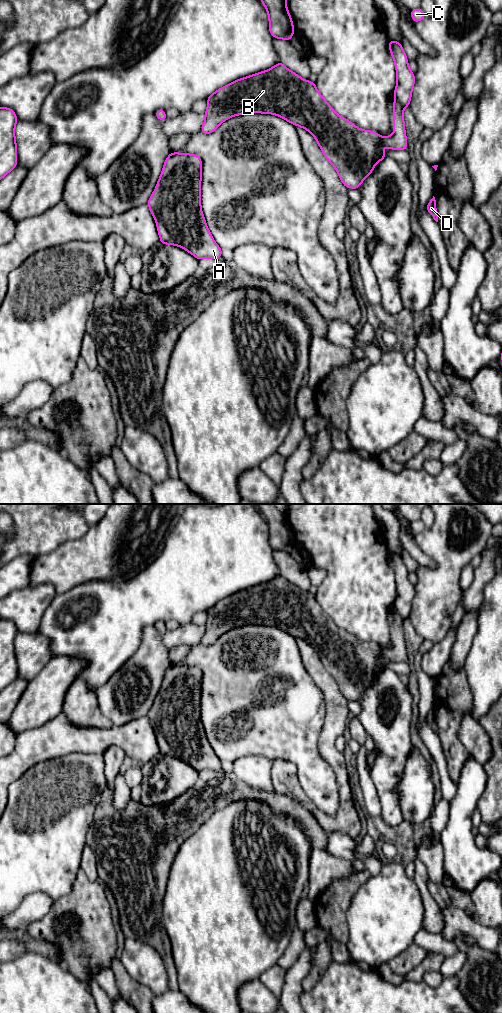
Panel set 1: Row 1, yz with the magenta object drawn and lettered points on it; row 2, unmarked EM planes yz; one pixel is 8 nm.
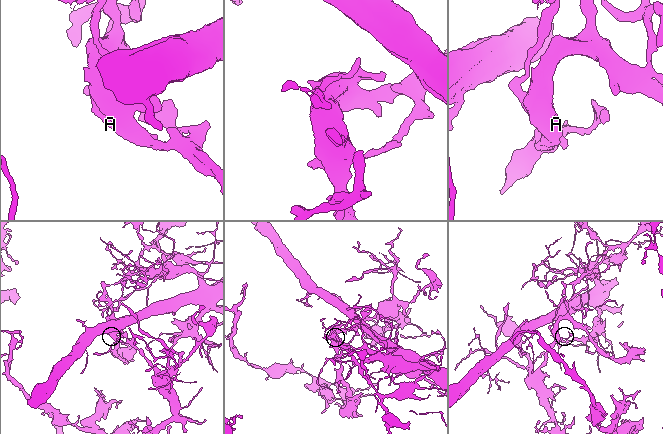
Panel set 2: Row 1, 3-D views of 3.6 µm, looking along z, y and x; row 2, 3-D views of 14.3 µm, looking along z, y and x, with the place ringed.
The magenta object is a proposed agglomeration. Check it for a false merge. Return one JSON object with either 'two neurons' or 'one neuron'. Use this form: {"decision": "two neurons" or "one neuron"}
{"decision": "two neurons"}

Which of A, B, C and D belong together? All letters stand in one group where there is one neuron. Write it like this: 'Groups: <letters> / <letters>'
Groups: A B D / C

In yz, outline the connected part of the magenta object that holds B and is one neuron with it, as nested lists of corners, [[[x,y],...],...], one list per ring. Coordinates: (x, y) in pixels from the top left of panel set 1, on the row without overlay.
[[[280,573],[271,581],[255,585],[248,589],[243,589],[229,597],[223,598],[206,611],[208,613],[208,618],[204,625],[205,633],[201,638],[201,645],[213,645],[222,634],[233,628],[245,625],[275,626],[294,638],[300,638],[306,641],[313,647],[325,670],[337,682],[339,690],[347,701],[359,701],[362,693],[373,683],[376,675],[387,670],[386,666],[381,662],[381,656],[392,662],[407,663],[408,659],[404,637],[404,619],[397,611],[393,614],[393,639],[395,643],[391,648],[381,649],[379,645],[370,642],[361,642],[346,630],[339,628],[318,604],[316,596],[312,595],[310,592],[303,592],[299,587],[286,580]]]

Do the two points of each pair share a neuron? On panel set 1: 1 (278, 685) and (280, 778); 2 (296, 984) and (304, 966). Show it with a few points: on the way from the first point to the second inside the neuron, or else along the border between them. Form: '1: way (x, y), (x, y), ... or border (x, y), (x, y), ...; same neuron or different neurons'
1: border (272, 760), (284, 759), (292, 762), (297, 774); different neurons
2: way (296, 980), (296, 974), (300, 970); same neuron

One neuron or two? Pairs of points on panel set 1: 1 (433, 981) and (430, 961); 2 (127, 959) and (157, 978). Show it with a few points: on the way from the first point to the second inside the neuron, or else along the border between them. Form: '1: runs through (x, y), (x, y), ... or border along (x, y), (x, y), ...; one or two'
1: border along (438, 970), (428, 970), (421, 980); two
2: runs through (134, 959), (138, 959), (150, 971); one

